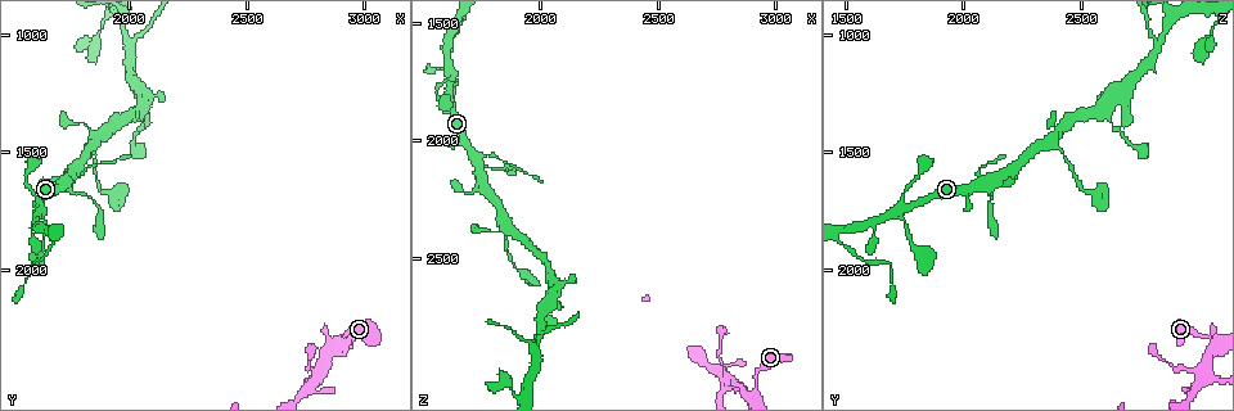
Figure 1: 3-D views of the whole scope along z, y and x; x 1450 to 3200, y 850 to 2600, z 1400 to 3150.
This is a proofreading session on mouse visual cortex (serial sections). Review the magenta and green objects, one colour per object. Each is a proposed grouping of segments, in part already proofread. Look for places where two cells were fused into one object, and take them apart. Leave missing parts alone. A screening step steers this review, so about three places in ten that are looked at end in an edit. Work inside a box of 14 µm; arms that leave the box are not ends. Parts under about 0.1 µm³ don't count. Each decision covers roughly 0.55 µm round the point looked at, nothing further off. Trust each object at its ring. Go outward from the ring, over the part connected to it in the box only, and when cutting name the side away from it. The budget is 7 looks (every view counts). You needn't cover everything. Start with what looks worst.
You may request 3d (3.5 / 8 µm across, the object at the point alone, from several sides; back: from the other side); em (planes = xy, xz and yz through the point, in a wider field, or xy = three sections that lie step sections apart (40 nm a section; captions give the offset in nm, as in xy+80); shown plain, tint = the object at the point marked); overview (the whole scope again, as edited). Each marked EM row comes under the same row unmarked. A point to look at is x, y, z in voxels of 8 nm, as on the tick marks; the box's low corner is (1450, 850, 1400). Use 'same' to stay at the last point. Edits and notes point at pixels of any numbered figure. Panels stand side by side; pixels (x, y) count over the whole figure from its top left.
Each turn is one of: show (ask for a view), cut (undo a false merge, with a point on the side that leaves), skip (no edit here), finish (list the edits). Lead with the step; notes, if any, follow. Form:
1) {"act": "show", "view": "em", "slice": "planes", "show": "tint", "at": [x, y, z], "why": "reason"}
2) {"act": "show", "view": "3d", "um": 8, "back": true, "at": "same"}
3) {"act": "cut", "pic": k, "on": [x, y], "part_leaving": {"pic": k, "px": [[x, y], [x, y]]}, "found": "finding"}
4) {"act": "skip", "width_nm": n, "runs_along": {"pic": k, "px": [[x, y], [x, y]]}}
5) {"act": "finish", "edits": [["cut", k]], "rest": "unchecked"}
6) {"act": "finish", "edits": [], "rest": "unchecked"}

{"act": "show", "view": "3d", "um": 3.5, "at": [1860, 1450, 2360]}

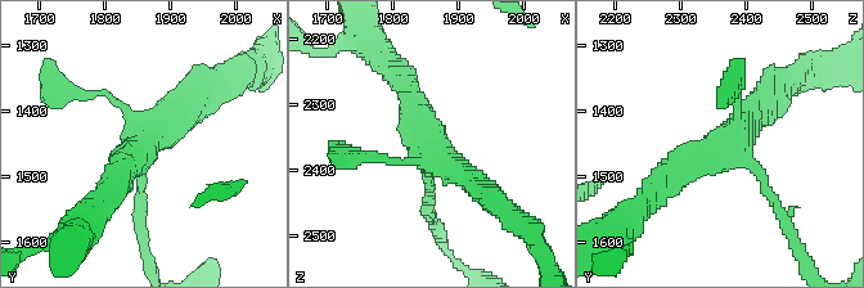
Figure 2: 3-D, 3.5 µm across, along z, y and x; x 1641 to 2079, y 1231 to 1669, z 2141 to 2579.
{"act": "show", "view": "em", "slice": "xy", "step": 3, "show": "tint", "at": [1855, 1455, 2370], "why": "shape alone is not enough"}

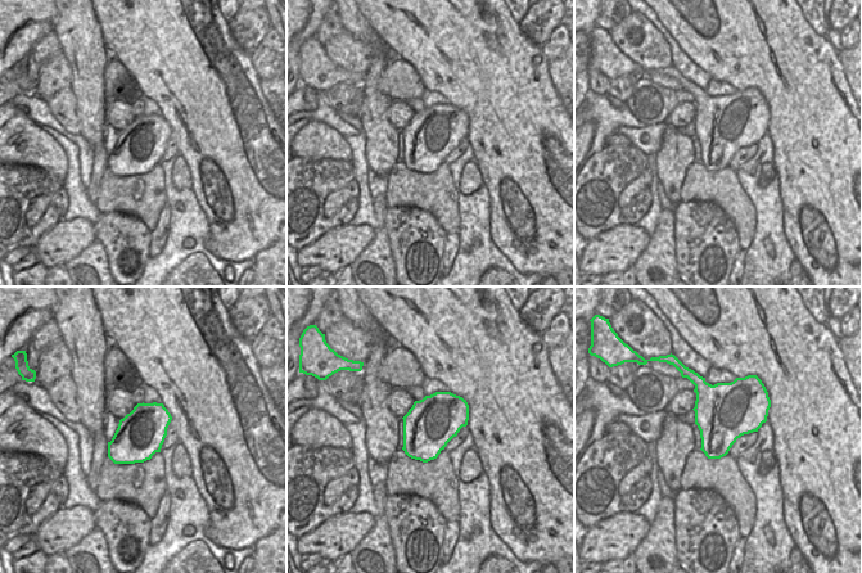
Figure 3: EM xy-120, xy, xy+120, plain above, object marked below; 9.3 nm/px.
{"act": "skip", "runs_along": {"pic": 2, "px": [[658, 185], [770, 90]]}, "found": "one cell here"}

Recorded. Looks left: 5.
{"act": "show", "view": "3d", "um": 3.5, "at": [2050, 1310, 2610], "why": "arms part here"}

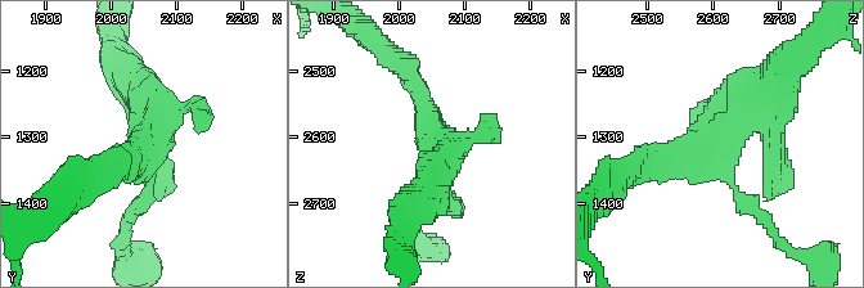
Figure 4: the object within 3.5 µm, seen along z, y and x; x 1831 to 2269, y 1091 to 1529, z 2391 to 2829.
{"act": "show", "view": "em", "slice": "xy", "step": 3, "show": "tint", "at": [2055, 1315, 2600], "why": "shape alone is not enough"}

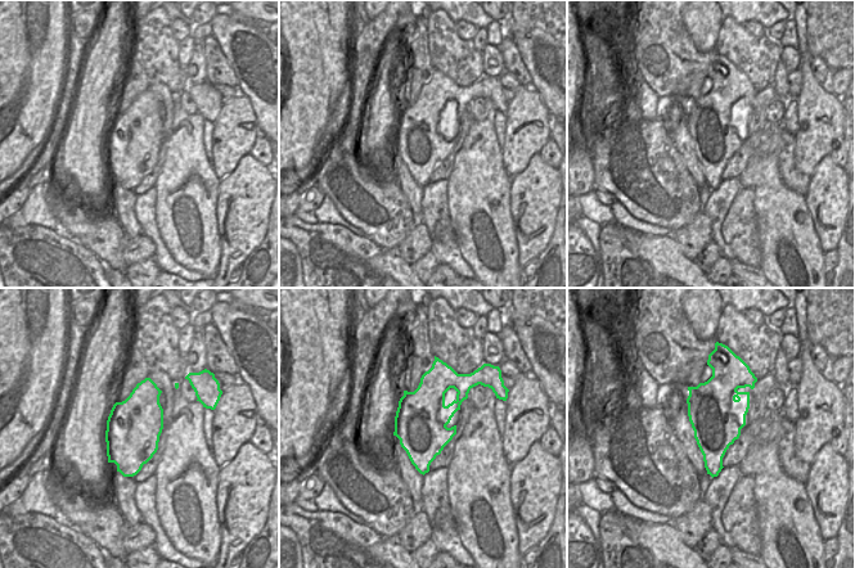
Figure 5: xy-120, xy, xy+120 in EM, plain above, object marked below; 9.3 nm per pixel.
{"act": "skip", "runs_along": {"pic": 4, "px": [[642, 162], [705, 154], [774, 84]]}, "found": "one cell here"}

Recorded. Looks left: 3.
{"act": "show", "view": "3d", "um": 3.5, "at": [2010, 1050, 2840], "why": "side arm on a straight run"}

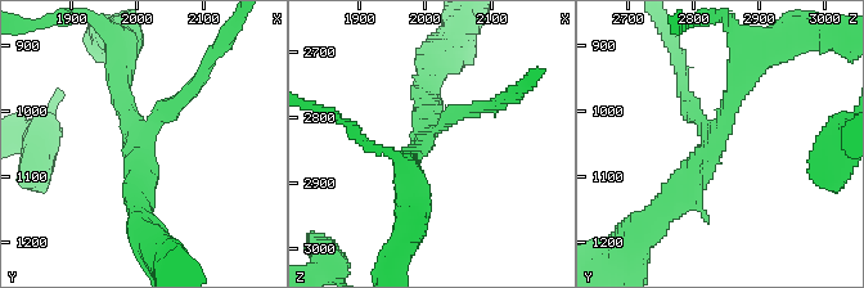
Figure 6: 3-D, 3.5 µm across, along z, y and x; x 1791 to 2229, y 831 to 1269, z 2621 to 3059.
{"act": "show", "view": "em", "slice": "planes", "show": "tint", "at": [2000, 1040, 2835], "why": "now the EM"}

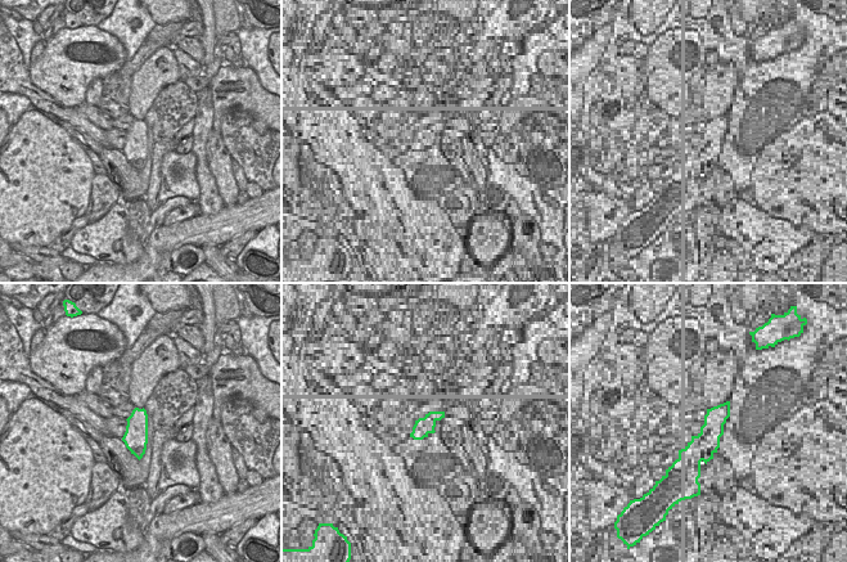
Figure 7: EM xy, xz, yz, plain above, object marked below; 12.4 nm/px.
{"act": "skip", "arms": 3, "arm_widths_nm": [200, 300, 350], "runs_along": {"pic": 6, "px": [[665, 211], [715, 140], [754, 62]]}, "found": "all the same cell"}

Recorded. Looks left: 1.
{"act": "finish", "edits": [], "rest": "unchecked"}

